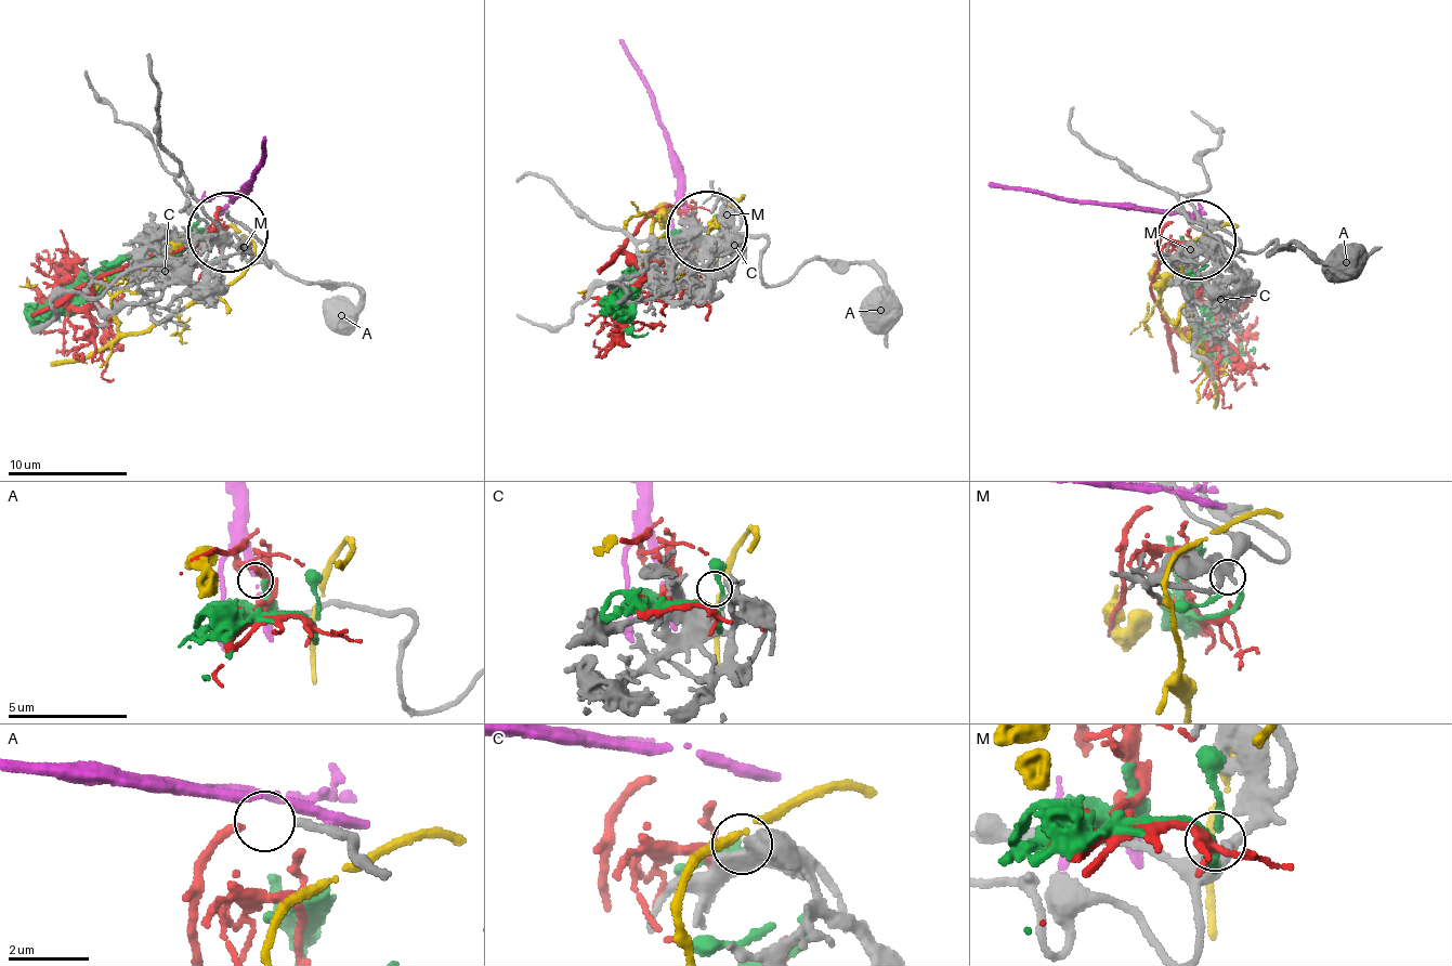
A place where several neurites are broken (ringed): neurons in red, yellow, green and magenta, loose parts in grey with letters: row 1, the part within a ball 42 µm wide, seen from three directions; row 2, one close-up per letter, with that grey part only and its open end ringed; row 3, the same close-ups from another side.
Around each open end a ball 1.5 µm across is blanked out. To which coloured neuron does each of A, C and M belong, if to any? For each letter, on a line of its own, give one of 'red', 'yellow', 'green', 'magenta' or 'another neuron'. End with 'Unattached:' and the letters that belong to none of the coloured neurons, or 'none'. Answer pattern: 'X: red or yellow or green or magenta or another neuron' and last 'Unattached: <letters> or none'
A: red
C: another neuron
M: green
Unattached: C

